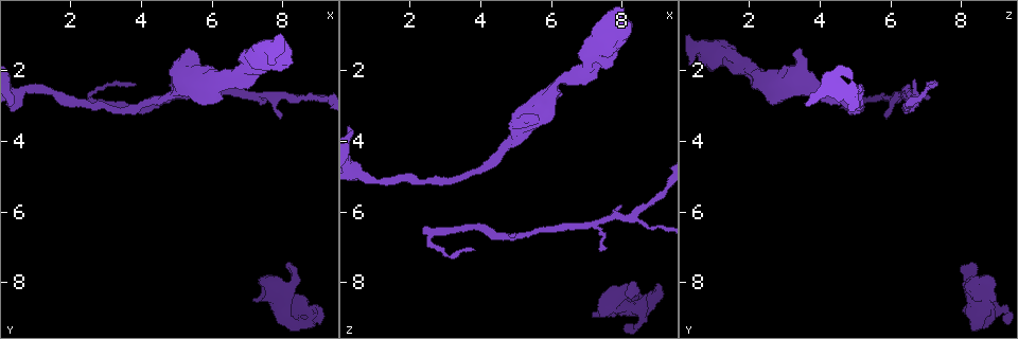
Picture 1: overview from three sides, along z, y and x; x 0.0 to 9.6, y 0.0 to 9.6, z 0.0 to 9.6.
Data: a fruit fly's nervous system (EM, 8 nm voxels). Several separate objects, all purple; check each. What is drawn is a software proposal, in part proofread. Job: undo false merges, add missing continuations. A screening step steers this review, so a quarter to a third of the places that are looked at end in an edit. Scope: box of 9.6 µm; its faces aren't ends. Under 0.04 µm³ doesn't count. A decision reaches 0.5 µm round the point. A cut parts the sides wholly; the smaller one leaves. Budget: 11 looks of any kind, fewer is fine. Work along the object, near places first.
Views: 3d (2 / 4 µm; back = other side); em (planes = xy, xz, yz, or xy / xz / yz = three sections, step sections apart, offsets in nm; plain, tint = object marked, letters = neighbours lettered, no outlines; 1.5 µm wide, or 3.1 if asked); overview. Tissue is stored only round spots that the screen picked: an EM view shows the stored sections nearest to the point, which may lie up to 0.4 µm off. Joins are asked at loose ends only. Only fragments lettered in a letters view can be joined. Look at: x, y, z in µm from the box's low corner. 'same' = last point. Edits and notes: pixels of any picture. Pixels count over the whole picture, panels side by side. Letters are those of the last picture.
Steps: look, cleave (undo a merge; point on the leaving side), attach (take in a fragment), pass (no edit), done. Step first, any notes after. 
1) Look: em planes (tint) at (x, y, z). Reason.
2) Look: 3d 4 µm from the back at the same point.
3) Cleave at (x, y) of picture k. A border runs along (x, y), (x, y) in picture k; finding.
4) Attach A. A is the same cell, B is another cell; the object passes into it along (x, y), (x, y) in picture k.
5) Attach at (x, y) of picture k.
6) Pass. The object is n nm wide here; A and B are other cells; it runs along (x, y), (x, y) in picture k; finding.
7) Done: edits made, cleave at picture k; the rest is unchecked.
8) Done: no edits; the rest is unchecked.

Look: em planes (letters) at (3.75, 2.35, 7.10). An open end.

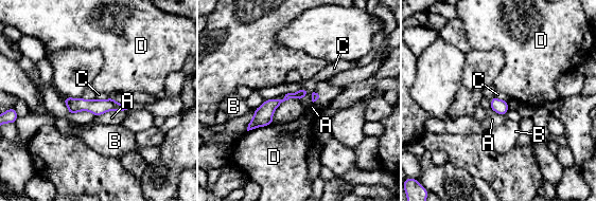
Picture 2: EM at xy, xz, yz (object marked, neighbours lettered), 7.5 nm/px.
Pass. A, B, C and D are other cells; a border runs along (126, 110), (108, 110), (95, 116) in picture 2; no lettered fragment goes on from it.

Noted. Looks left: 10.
Look: em planes (plain) at (0.55, 2.55, 4.95). Abrupt turn.

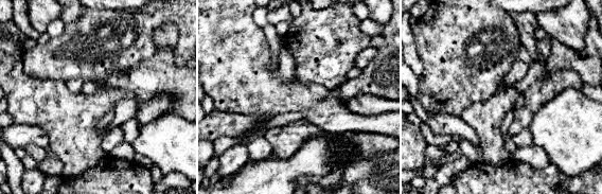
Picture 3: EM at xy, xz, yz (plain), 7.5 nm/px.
Look: em planes (tint) at the same point. With the object marked.

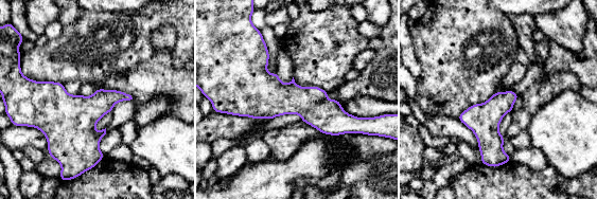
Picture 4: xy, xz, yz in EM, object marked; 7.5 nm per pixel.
Look: em planes (letters) at the same point.

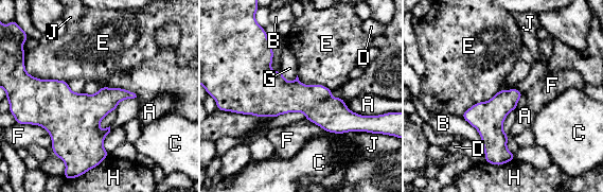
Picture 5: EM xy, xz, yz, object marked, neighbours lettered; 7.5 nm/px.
Pass. A, B, C, D, E, F, G, H and J are other cells; a border runs along (499, 89), (461, 116) in picture 5; one cell here.

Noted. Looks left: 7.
Look: em planes (plain) at (7.15, 8.45, 8.90). Branch stops here.

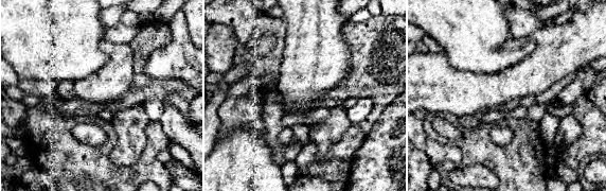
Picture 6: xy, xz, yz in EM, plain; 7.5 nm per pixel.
Look: em planes (letters) at the same point.

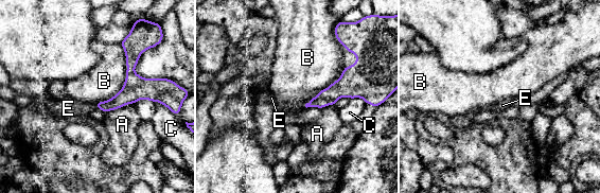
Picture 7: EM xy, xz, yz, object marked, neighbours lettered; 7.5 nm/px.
Attach E. E is the same cell, A, B and C are other cells; the object passes into it along (126, 95), (95, 106), (68, 108) in picture 7; the cell continues.

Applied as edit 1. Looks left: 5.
Look: overview.

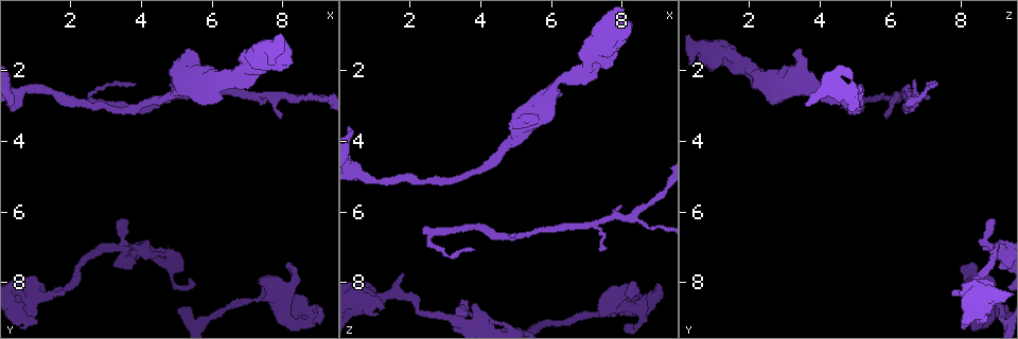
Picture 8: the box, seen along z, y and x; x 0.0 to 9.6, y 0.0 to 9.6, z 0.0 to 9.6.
Look: em xy step 4 (letters) at (1.85, 8.20, 7.70). Free end.

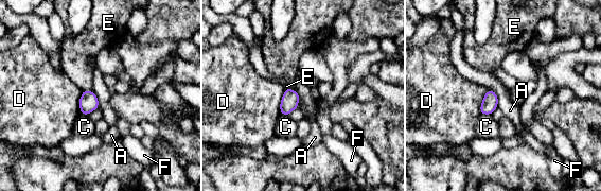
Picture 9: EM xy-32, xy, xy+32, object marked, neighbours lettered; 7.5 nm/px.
Pass. A, C, D, E and F are other cells; a border runs along (286, 88), (281, 99), (280, 114) in picture 9; no lettered fragment goes on from it.

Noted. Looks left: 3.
Done: edits made, attach at picture 7; the rest is unchecked.

